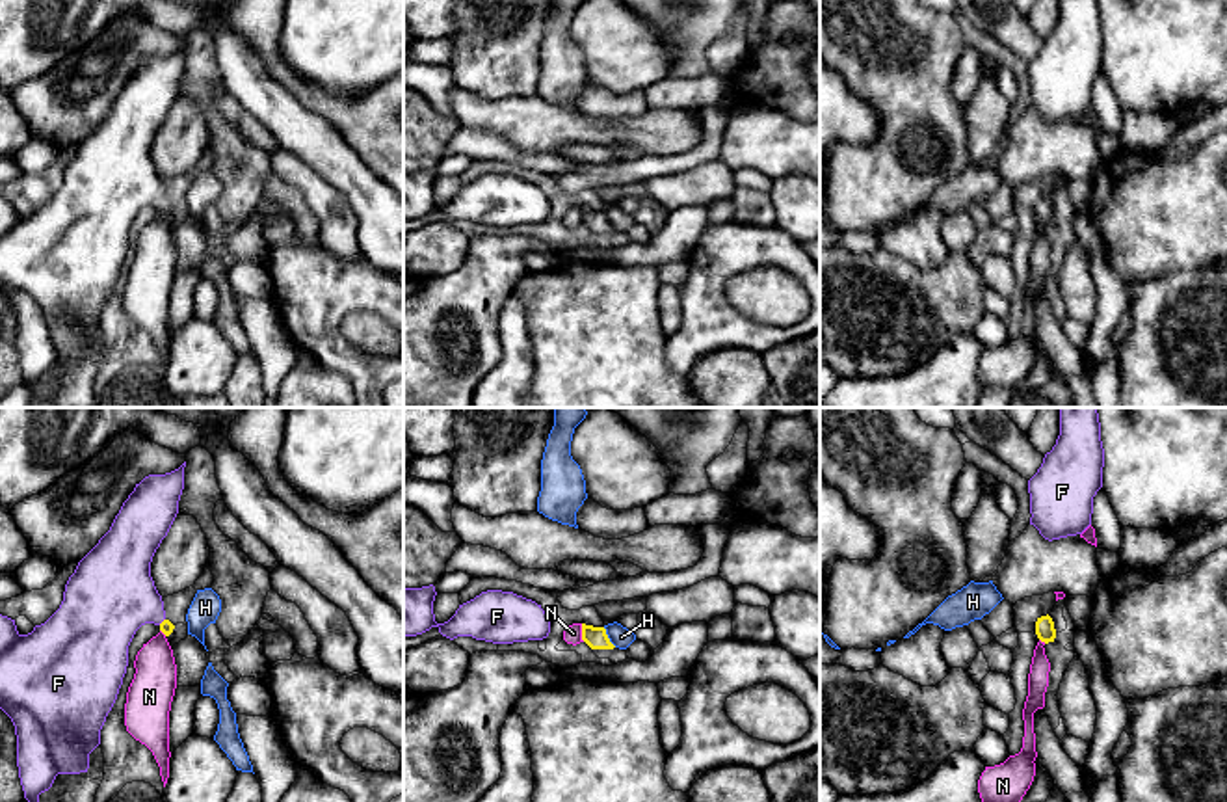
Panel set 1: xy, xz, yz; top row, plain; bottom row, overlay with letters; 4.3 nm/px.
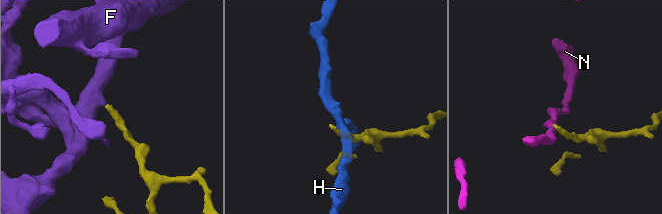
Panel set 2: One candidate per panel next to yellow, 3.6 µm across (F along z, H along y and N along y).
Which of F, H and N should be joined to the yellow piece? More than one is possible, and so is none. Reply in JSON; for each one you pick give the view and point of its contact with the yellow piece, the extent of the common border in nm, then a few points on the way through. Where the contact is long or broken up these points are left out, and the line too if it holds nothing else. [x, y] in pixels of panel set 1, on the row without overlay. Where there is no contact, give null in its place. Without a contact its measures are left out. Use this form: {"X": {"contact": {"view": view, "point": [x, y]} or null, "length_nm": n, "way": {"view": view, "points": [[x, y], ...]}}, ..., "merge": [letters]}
{"F": {"contact": {"view": "xy", "point": [162, 205]}, "length_nm": 40, "way": {"view": "xy", "points": [[166, 209], [162, 205], [145, 188], [112, 177]]}}, "merge": ["F"]}

